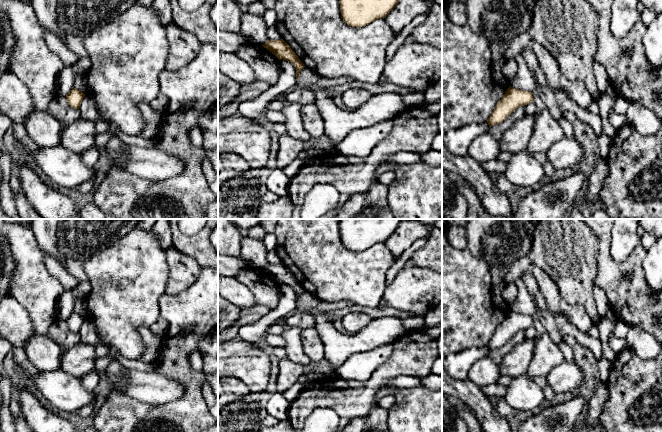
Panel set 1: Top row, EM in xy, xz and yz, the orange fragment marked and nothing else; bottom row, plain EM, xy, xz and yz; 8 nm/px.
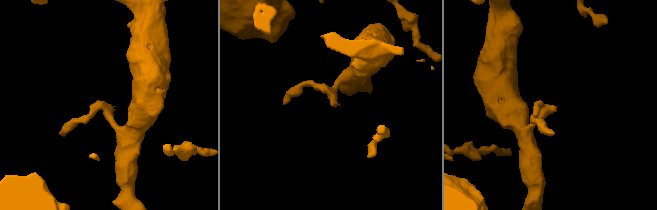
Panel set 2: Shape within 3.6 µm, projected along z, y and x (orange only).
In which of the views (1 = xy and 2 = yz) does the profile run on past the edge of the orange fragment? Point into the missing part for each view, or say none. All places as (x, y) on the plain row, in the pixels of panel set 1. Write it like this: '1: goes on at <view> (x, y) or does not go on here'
1: does not go on here
2: does not go on here

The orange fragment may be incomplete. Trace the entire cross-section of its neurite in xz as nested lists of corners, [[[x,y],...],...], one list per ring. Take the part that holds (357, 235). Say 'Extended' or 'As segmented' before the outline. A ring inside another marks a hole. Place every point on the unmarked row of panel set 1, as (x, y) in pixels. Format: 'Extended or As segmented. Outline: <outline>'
As segmented. Outline: [[[340,219],[343,245],[352,251],[363,251],[386,242],[403,219]]]

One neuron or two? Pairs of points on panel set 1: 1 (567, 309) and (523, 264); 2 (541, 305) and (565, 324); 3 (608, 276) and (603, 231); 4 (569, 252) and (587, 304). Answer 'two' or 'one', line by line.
1: one
2: two
3: one
4: one

